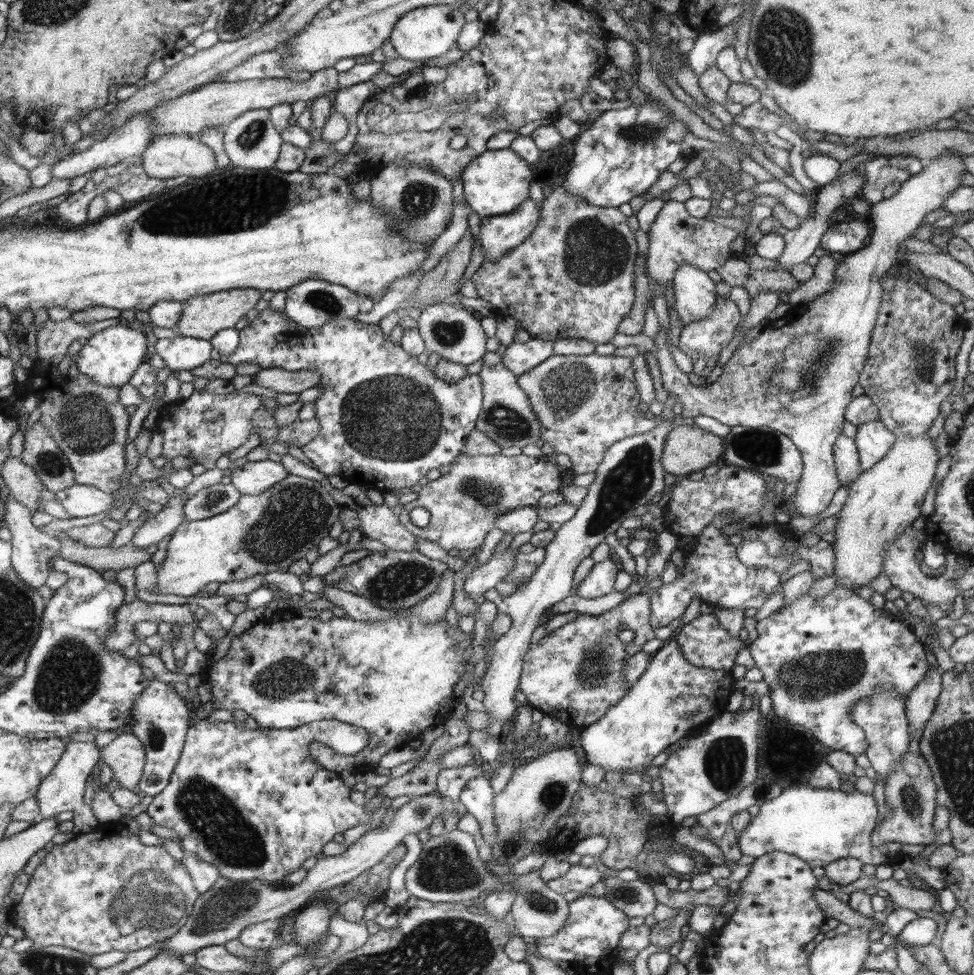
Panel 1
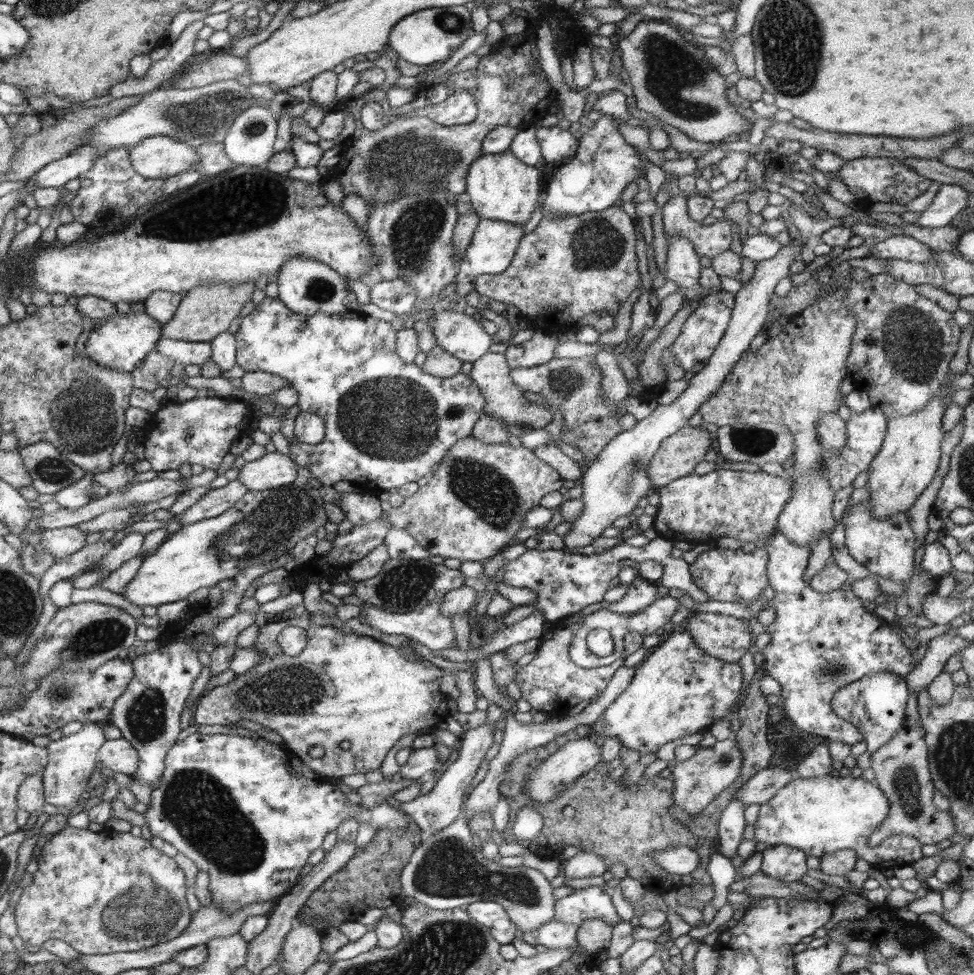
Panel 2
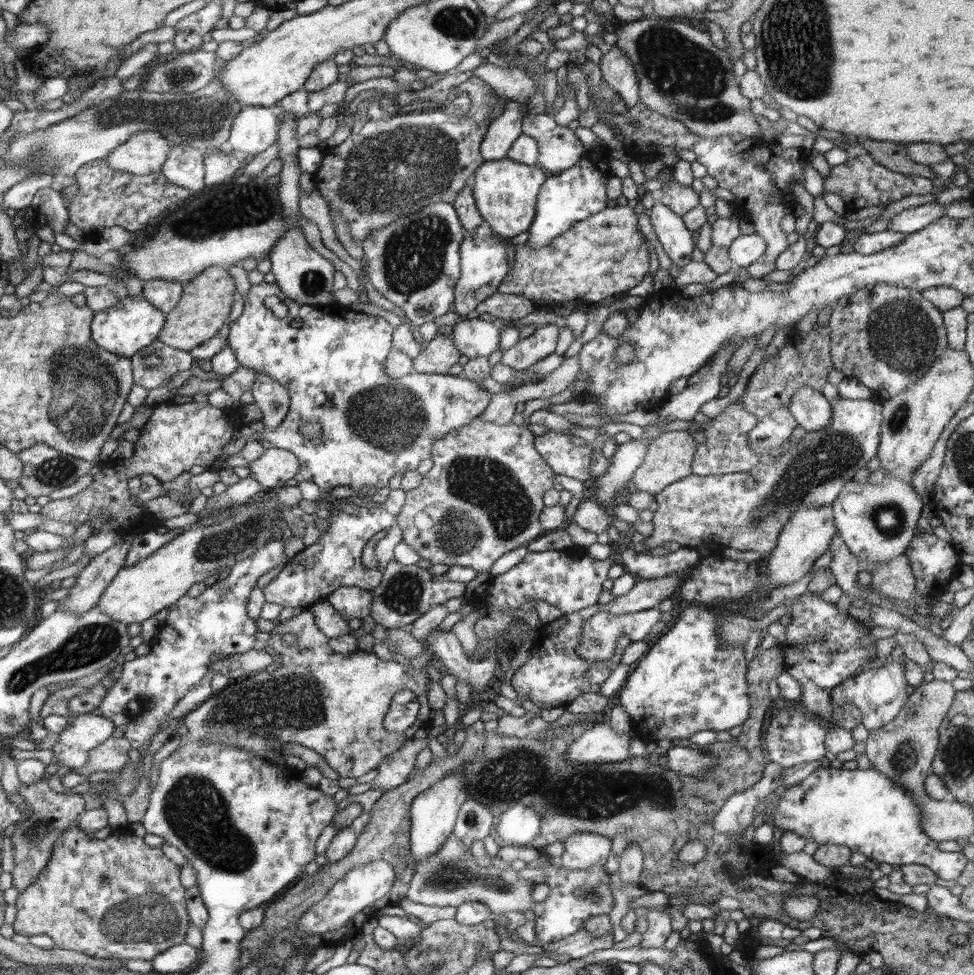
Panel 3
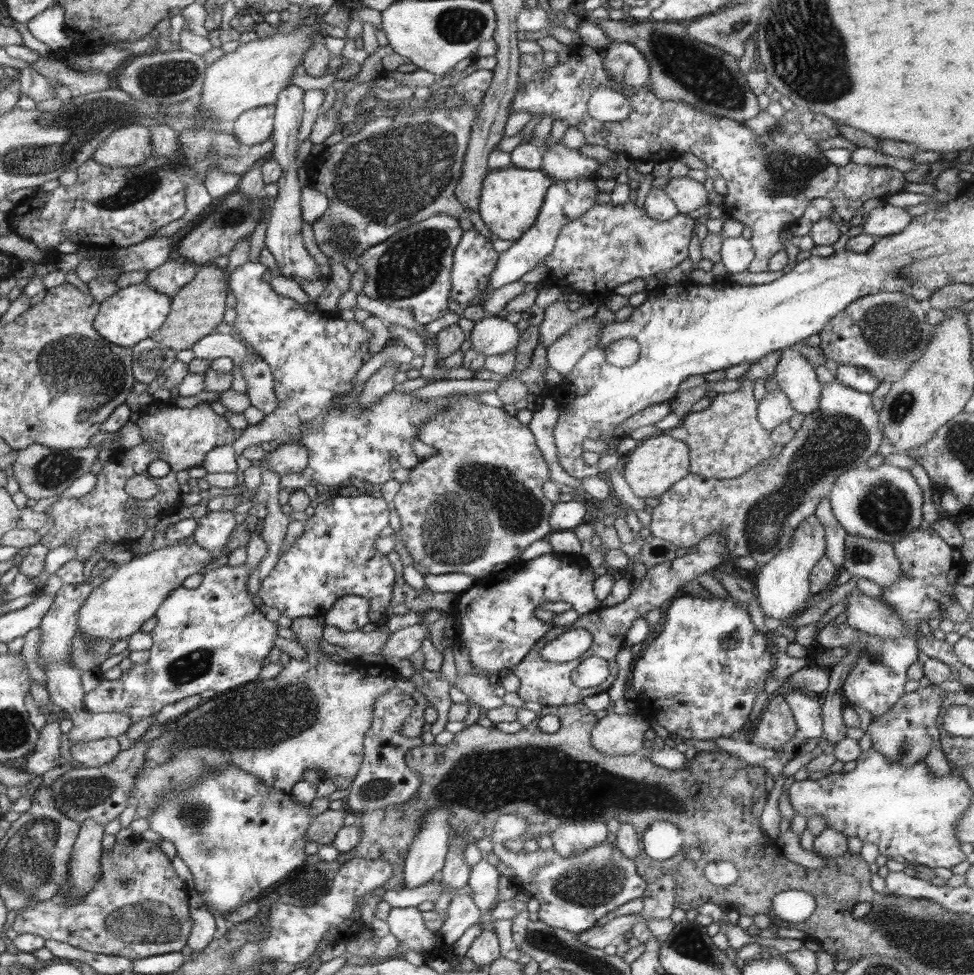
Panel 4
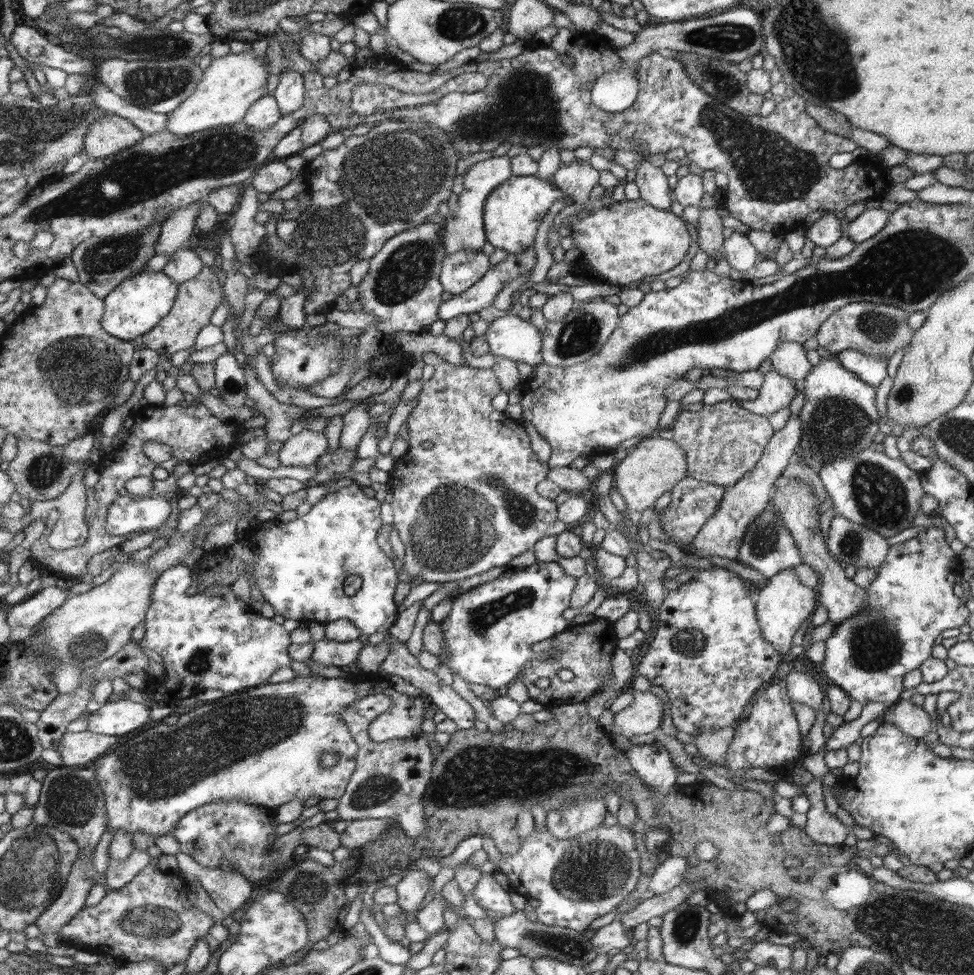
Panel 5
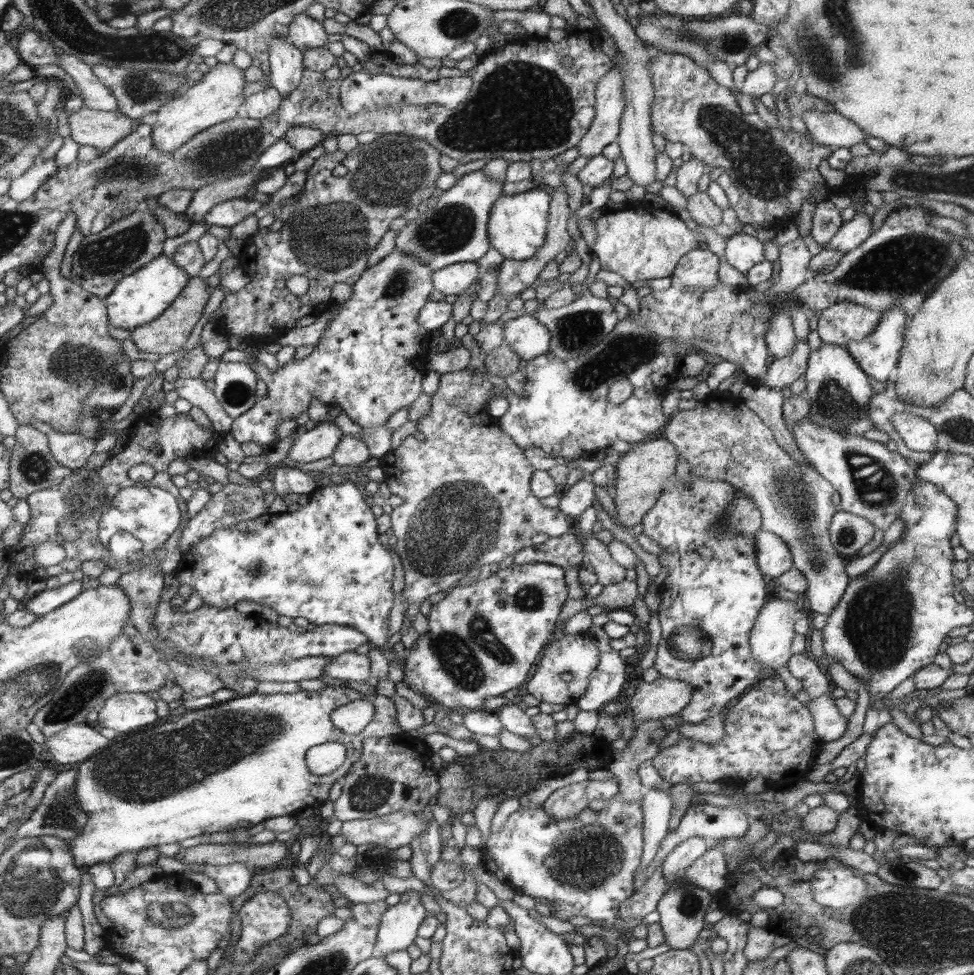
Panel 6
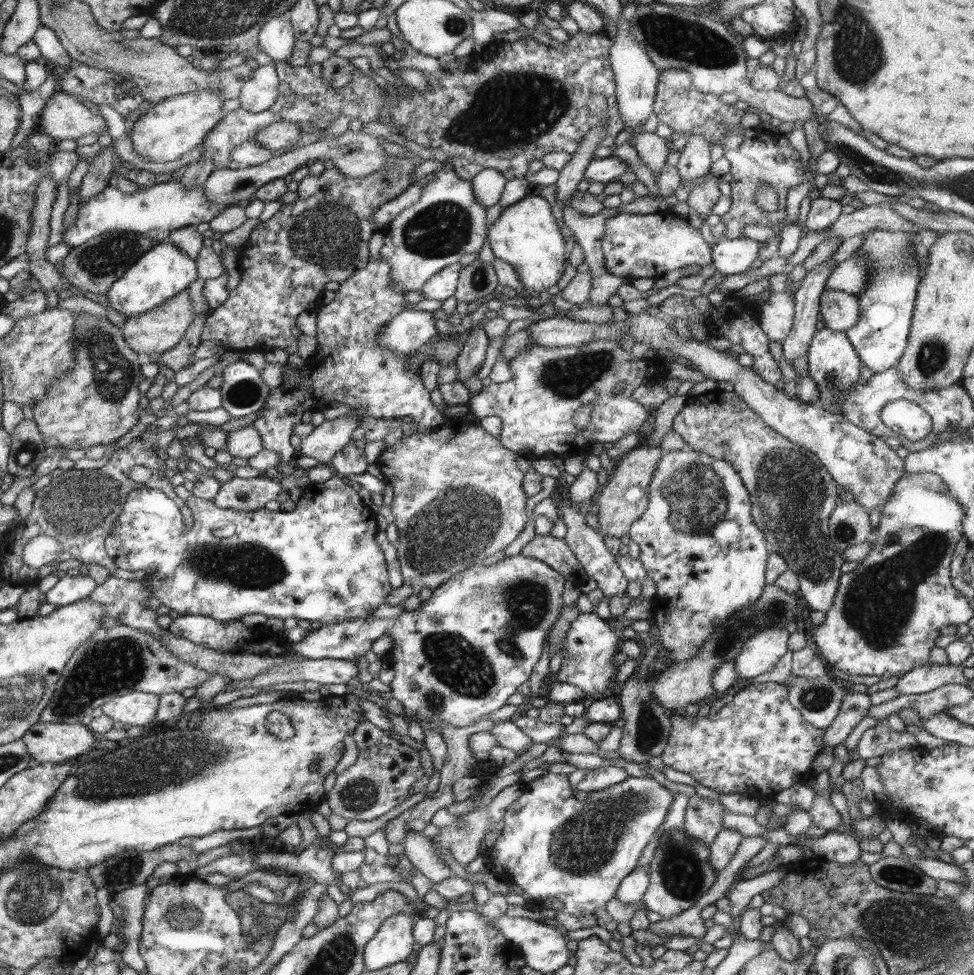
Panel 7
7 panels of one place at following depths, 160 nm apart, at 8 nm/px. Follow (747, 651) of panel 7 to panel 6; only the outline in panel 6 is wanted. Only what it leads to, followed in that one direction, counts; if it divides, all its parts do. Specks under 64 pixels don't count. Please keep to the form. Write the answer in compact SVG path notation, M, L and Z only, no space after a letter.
M779 596L768 598L763 604L762 610L758 613L755 626L750 634L750 646L753 657L759 660L764 668L773 668L778 676L783 678L787 689L795 695L802 688L802 683L790 674L787 662L792 656L790 646L792 646L793 638L796 636L794 624L796 621L809 614L808 608L799 608L798 605L790 600L783 599Z

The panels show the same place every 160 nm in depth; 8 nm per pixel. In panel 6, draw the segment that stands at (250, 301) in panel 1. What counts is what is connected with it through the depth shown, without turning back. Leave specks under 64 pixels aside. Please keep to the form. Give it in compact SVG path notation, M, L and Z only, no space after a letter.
M198 276L191 277L181 296L158 319L148 324L143 324L143 326L139 326L131 331L131 340L139 348L140 352L150 352L150 354L163 356L172 354L172 352L178 352L178 348L184 346L184 342L188 340L194 324L200 320L202 310L204 310L208 298L210 298L210 290L206 286L206 281L206 279Z

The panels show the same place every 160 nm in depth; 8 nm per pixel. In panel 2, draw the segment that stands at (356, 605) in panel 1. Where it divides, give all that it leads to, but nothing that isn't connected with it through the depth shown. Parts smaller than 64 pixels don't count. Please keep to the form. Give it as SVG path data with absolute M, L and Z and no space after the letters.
M438 597L420 610L412 612L386 612L372 603L364 603L360 616L366 617L365 624L388 635L404 635L412 641L428 646L433 651L447 649L451 647L452 641L456 640L456 634L451 626L451 618L440 614L441 608L439 606L441 606L443 599L443 597Z

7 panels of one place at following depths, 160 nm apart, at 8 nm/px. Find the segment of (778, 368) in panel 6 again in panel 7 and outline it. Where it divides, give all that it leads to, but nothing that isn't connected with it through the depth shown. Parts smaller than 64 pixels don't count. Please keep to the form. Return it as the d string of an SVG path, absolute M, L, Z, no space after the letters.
M825 262L815 266L806 273L806 278L804 278L804 281L800 284L800 288L798 288L795 293L793 327L790 334L781 341L784 358L785 360L789 360L790 363L792 363L795 358L807 354L808 347L817 331L816 322L818 322L818 314L820 314L819 300L822 293L824 293L826 285L828 284L828 278L830 278L829 274L834 270L834 267L834 265L829 267Z

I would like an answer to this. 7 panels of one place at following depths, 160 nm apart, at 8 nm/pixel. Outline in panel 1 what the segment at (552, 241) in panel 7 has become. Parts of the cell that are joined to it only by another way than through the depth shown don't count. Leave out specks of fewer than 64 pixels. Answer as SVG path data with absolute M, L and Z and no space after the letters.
M508 148L486 150L463 169L461 178L464 200L480 217L500 216L512 212L522 204L523 200L529 198L529 184L534 180L532 169L520 156Z

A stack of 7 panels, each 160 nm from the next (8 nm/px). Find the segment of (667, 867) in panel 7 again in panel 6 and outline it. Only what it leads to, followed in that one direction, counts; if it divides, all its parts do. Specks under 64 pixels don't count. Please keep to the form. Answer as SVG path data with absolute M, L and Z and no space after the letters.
M681 873L669 876L667 890L656 907L660 914L658 924L662 927L664 941L672 950L691 949L700 939L700 932L704 930L704 916L710 910L710 902L714 895L689 882L681 882L680 877Z

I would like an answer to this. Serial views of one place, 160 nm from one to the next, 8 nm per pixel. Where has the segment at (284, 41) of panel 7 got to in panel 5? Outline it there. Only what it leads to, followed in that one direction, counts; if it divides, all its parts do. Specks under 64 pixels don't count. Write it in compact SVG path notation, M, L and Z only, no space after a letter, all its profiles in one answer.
M286 69L278 75L278 87L271 96L276 99L281 116L295 112L305 103L305 78Z

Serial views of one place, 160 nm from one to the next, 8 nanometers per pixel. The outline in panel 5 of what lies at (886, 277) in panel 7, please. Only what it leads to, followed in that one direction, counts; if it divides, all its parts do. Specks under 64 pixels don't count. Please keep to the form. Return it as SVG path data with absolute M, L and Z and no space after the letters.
M844 350L836 355L844 370L854 373L862 382L870 386L880 386L888 376L885 356L868 356L859 350Z

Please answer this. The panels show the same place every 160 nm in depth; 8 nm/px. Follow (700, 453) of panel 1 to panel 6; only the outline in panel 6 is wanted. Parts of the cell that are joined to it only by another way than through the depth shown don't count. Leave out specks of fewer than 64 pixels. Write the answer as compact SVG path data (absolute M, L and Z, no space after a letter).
M656 438L644 444L633 443L628 453L619 458L614 464L615 479L611 485L616 490L613 499L621 526L631 530L641 523L658 501L668 480L673 478L679 457L677 448L668 439Z

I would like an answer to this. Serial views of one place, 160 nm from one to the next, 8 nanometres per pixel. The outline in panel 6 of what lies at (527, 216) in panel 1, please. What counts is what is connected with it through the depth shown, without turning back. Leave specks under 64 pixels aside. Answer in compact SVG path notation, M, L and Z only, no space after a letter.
M477 262L458 263L433 272L433 287L443 295L460 295L481 277L483 269Z

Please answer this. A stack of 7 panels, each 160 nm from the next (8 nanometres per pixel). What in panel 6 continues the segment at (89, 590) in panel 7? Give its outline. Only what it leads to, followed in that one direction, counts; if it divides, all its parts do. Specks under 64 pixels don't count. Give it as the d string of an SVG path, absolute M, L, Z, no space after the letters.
M74 580L53 589L44 589L34 598L24 600L21 607L30 612L30 614L36 614L36 616L41 617L69 603L82 591L82 581Z

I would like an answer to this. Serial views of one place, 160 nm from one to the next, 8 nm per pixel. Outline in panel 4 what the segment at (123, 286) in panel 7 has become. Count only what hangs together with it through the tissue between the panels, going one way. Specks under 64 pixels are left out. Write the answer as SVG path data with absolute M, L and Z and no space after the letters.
M146 282L134 284L124 289L119 289L114 295L104 299L100 303L100 310L97 312L96 322L93 327L101 333L102 338L124 348L132 348L141 340L150 338L165 324L165 320L172 310L170 297L158 293Z

